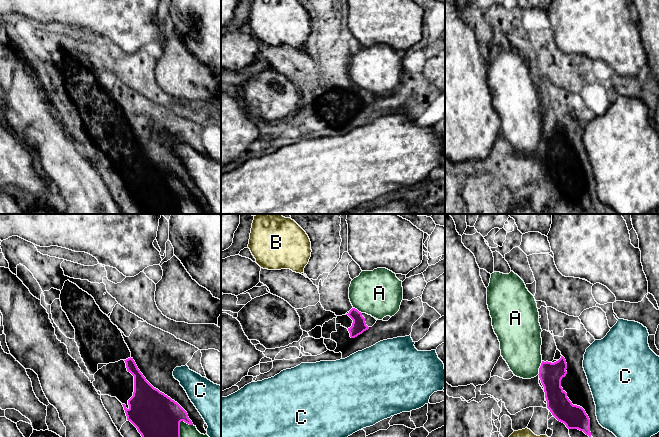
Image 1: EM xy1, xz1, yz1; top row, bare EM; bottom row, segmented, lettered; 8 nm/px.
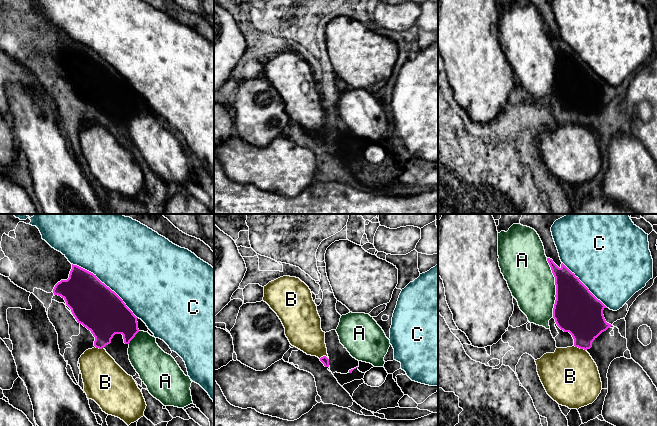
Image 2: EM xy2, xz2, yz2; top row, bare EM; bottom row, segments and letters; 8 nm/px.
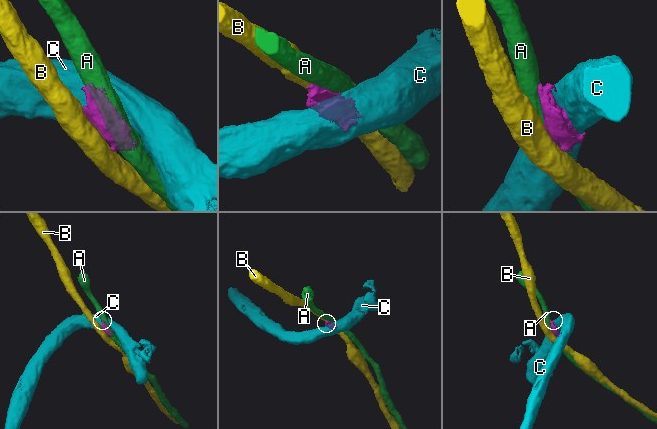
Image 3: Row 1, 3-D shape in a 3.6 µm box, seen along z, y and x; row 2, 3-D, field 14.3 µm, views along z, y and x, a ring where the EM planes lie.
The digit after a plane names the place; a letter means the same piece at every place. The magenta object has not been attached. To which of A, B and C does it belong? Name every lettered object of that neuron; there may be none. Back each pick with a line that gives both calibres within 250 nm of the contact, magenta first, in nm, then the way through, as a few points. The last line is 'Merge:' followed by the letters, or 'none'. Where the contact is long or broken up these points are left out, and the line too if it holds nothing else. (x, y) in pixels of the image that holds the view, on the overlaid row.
Merge: none

